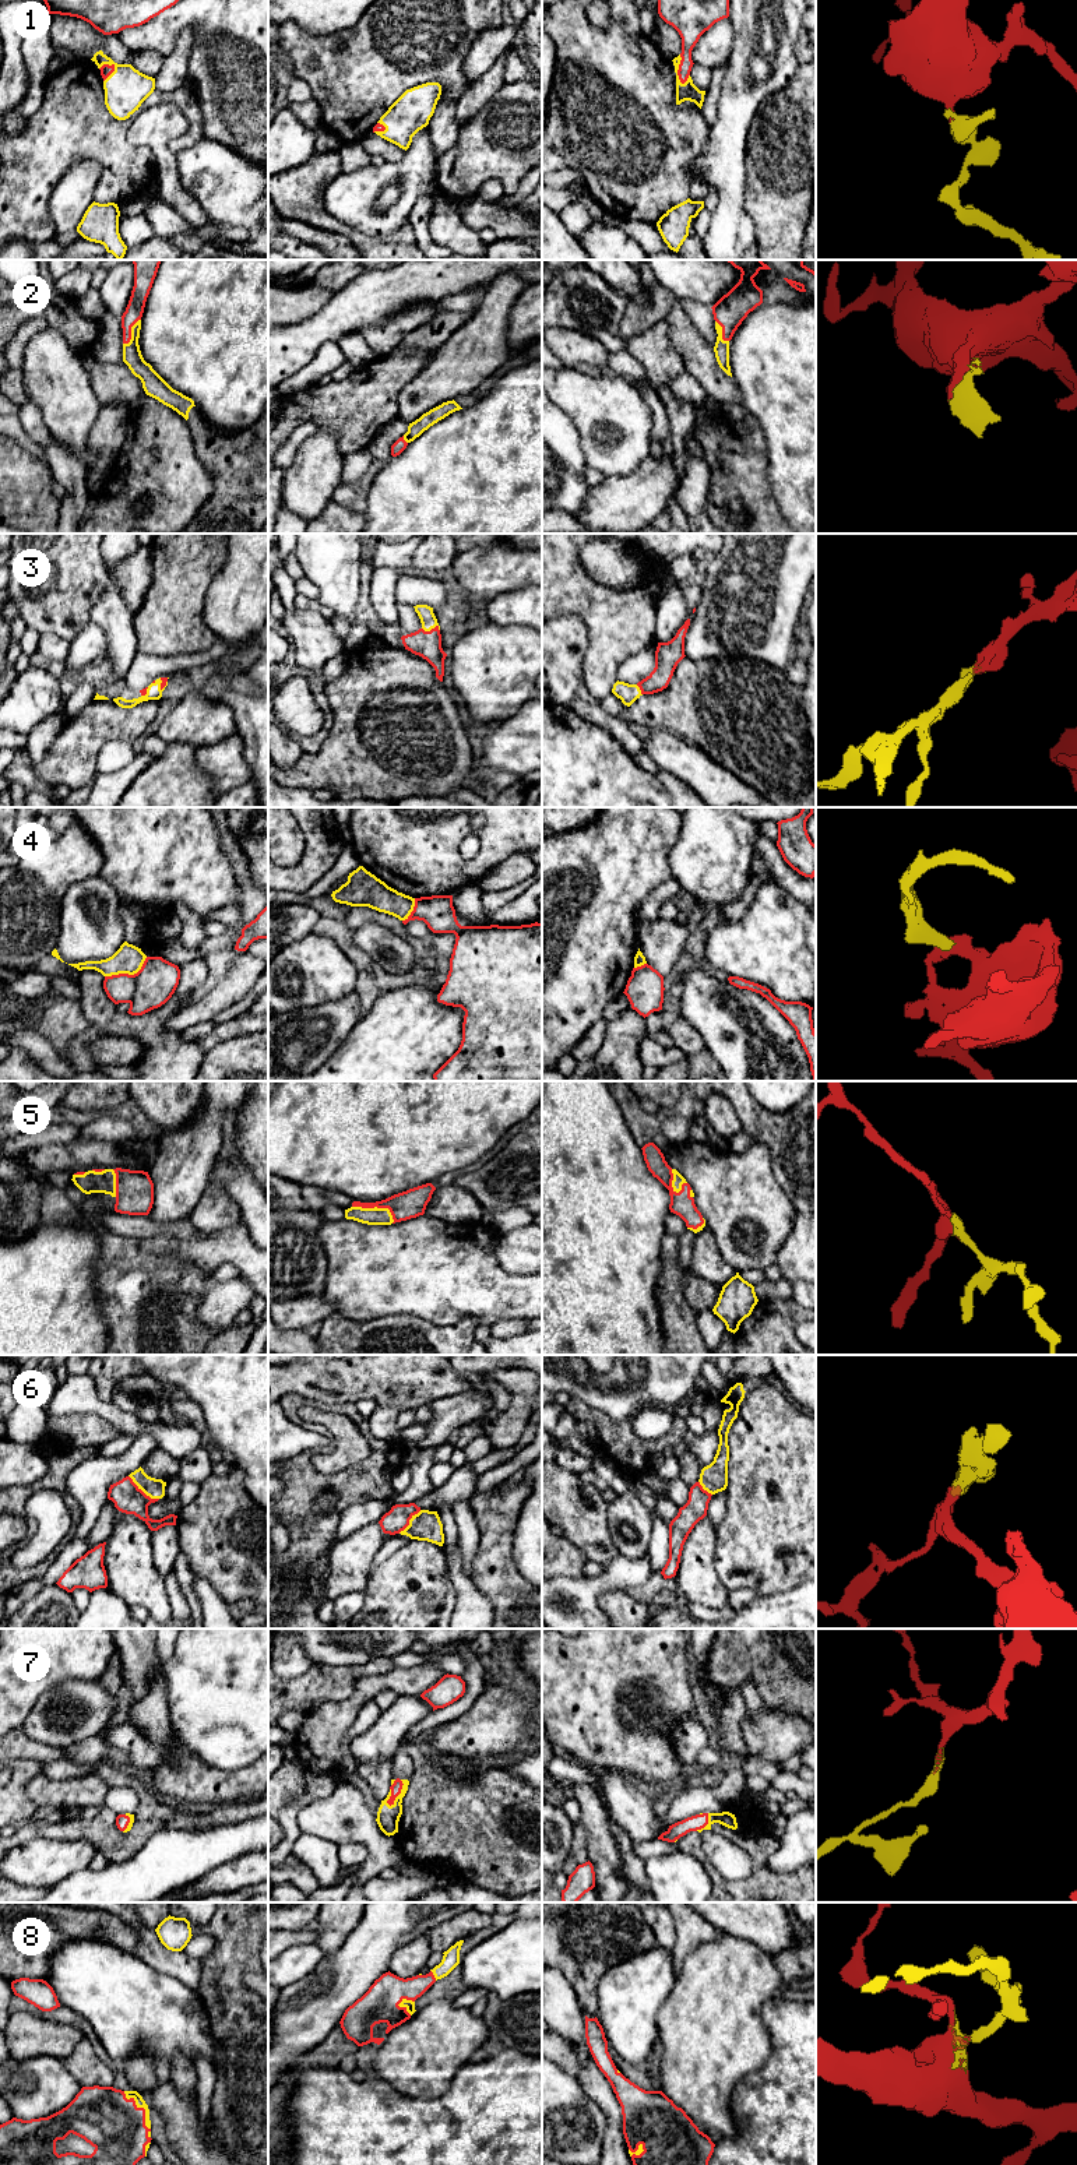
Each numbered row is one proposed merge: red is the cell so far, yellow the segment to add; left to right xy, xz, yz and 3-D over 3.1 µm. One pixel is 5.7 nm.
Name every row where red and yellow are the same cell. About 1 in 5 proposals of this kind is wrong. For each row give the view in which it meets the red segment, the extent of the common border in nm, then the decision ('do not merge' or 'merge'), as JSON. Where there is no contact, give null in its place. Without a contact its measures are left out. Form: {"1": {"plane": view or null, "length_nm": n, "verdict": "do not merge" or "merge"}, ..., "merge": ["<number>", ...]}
{"1": {"plane": "yz", "length_nm": 180, "verdict": "merge"}, "2": {"plane": "xy", "length_nm": 180, "verdict": "merge"}, "3": {"plane": "xz", "length_nm": 110, "verdict": "merge"}, "4": {"plane": "xy", "length_nm": 280, "verdict": "do not merge"}, "5": {"plane": "xz", "length_nm": 260, "verdict": "merge"}, "6": {"plane": "xy", "length_nm": 220, "verdict": "merge"}, "7": {"plane": "xz", "length_nm": 170, "verdict": "merge"}, "8": {"plane": "xy", "length_nm": 320, "verdict": "merge"}, "merge": ["1", "2", "3", "5", "6", "7", "8"]}

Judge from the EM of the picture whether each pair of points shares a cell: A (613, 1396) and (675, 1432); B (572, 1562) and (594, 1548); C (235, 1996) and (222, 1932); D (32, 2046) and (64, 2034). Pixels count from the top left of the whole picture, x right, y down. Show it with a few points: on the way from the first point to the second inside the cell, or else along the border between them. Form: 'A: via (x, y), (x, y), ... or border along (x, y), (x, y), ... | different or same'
A: border along (598, 1410), (616, 1419), (630, 1419) | different
B: border along (563, 1535), (588, 1560) | different
C: via (228, 1981), (228, 1947) | same
D: via (41, 2038), (56, 2038) | same

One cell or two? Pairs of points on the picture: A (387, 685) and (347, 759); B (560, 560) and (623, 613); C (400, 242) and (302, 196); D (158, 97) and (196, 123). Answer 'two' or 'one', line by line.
A: one
B: one
C: one
D: one

